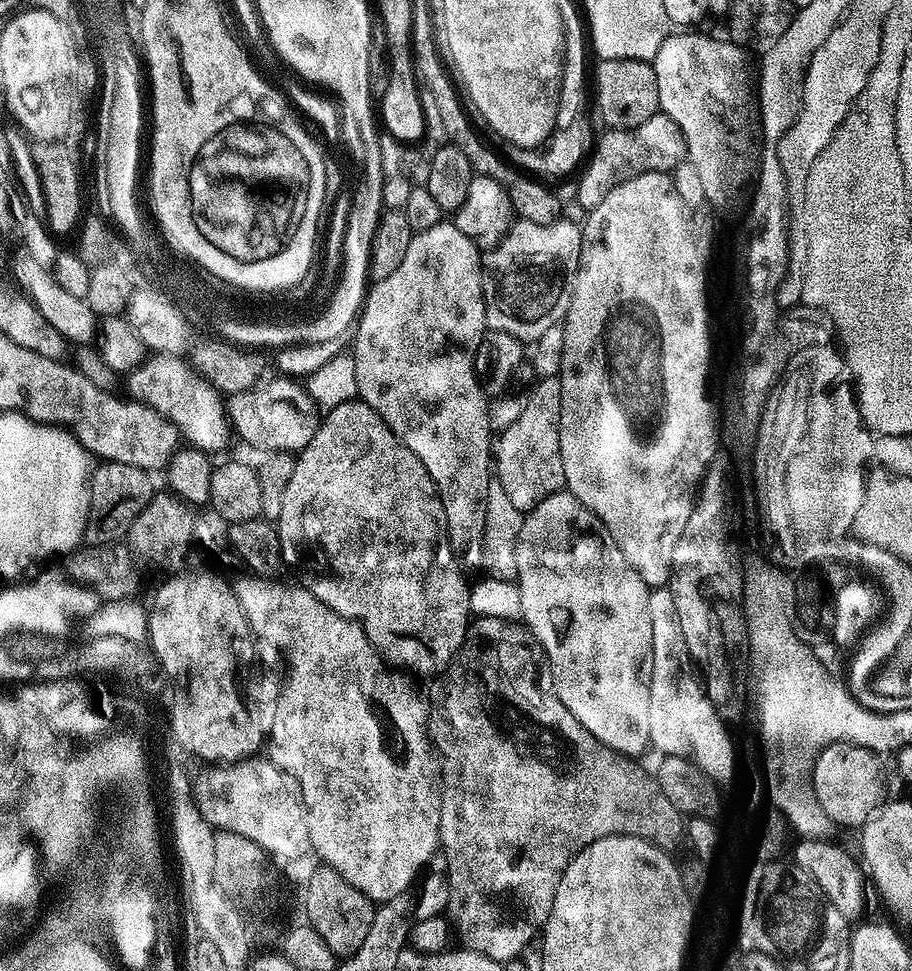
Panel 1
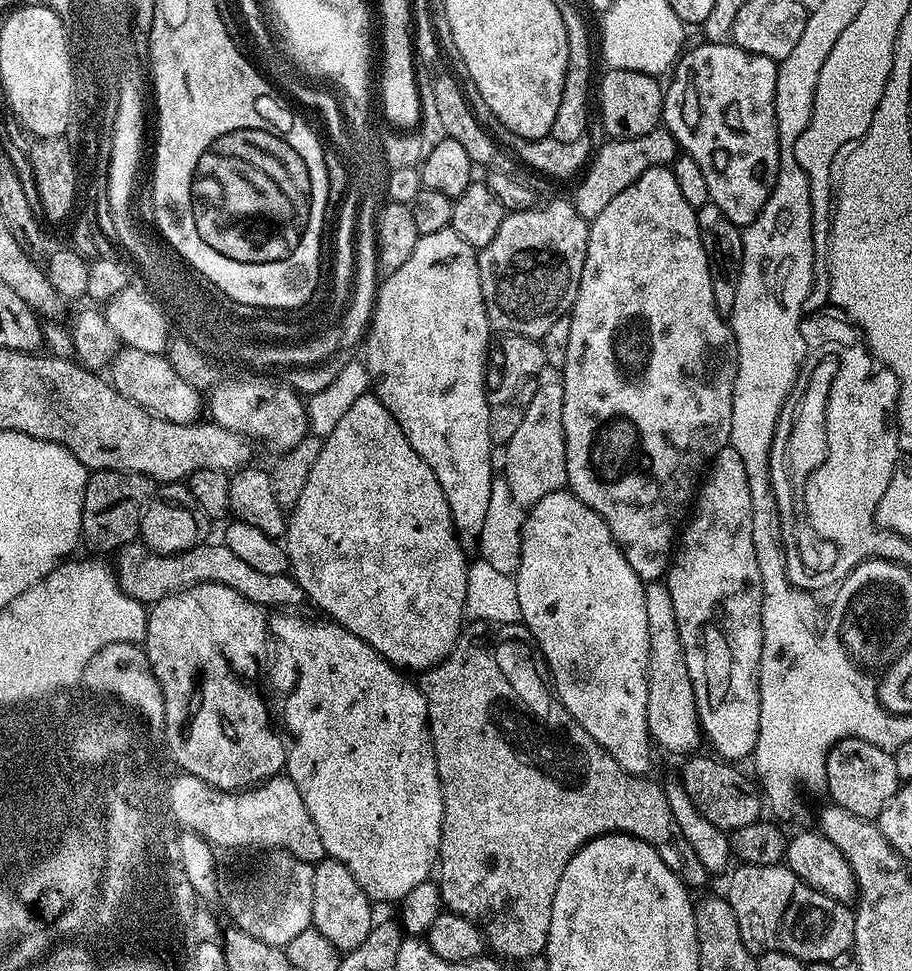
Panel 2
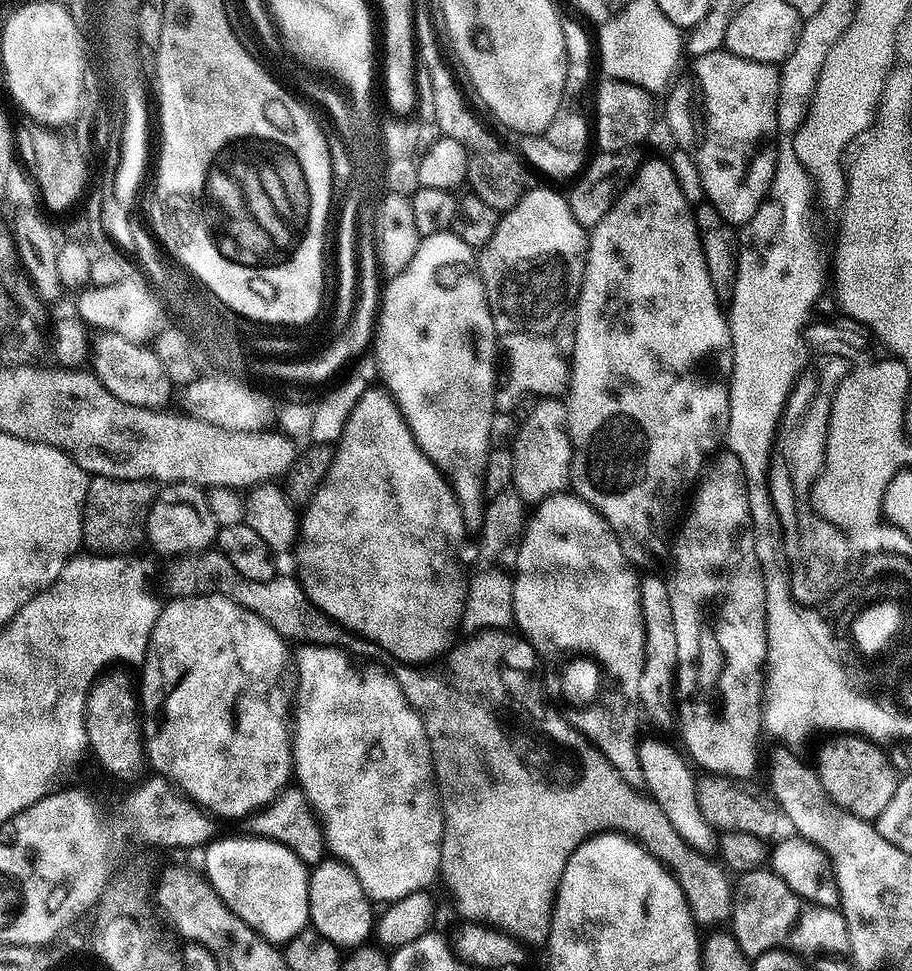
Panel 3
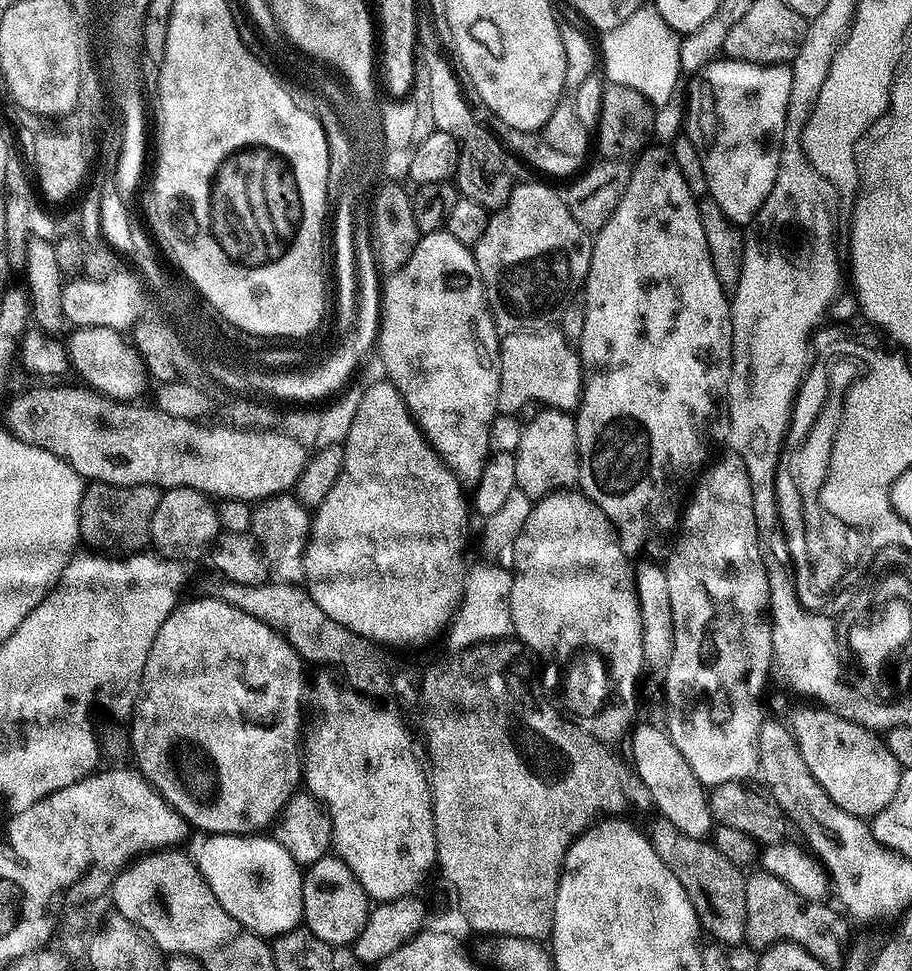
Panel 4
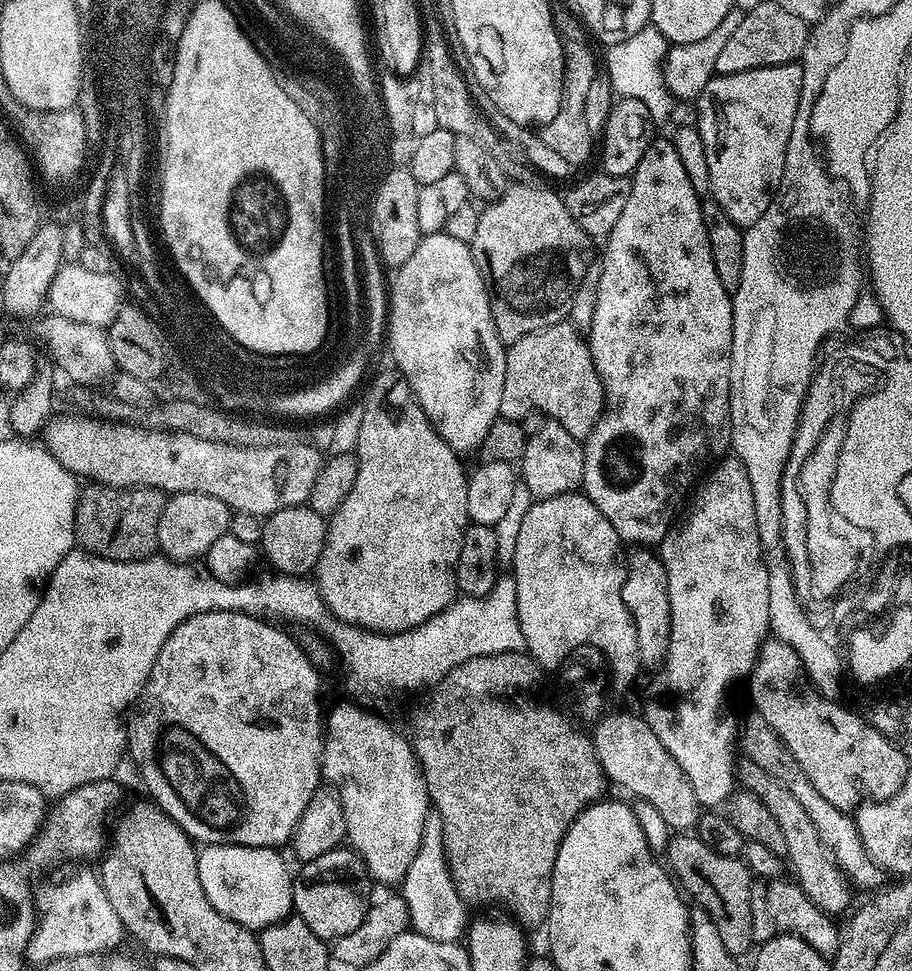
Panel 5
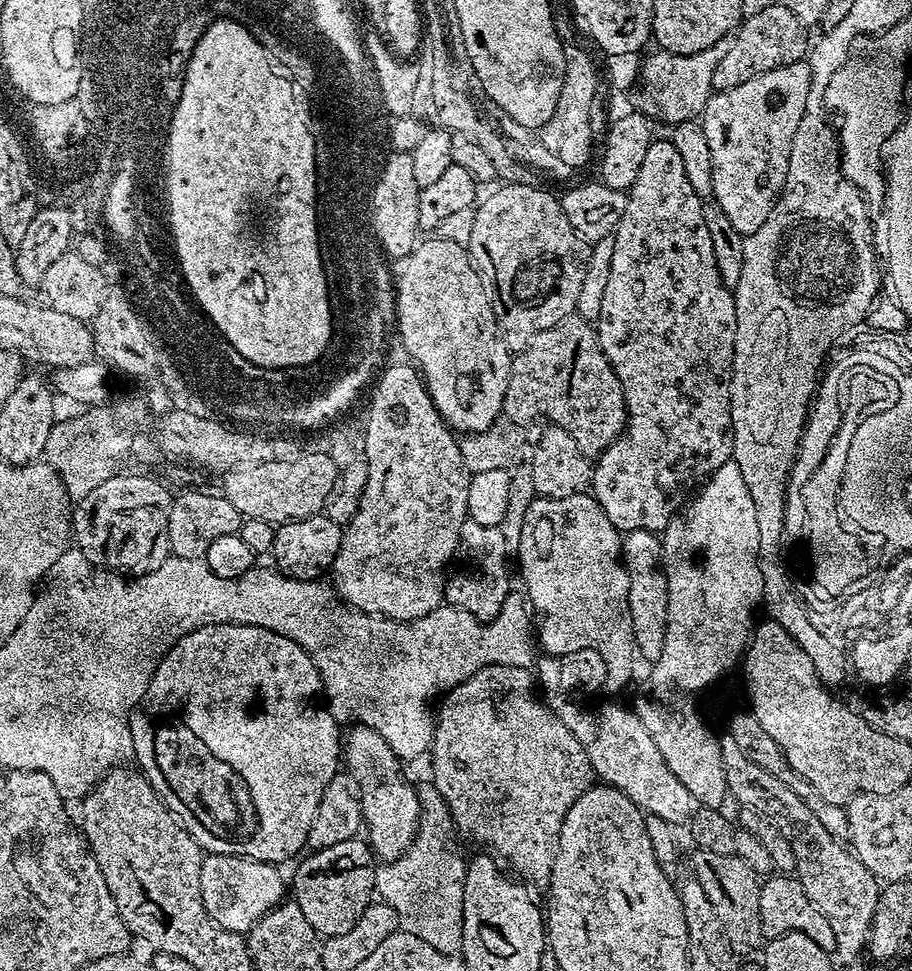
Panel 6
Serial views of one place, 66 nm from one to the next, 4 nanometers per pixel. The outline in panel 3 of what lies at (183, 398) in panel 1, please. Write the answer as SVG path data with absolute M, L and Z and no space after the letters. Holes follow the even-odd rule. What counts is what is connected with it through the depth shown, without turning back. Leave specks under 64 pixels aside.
M105 331L95 339L91 347L90 368L96 377L122 402L130 402L134 406L164 410L169 407L168 399L174 392L170 378L166 378L166 370L162 368L162 356L150 350L135 339L120 336L118 333Z

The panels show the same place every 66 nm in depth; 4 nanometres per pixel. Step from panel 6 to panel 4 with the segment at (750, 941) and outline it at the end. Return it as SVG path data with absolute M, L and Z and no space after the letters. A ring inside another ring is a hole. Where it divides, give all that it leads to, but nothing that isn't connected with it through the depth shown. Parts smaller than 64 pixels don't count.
M656 818L652 829L646 835L652 843L653 850L662 858L662 862L682 882L682 890L686 890L686 898L694 906L696 916L700 919L703 931L708 932L721 945L745 943L744 938L744 881L745 873L722 858L718 850L710 842L690 838L690 834L682 834L674 822Z

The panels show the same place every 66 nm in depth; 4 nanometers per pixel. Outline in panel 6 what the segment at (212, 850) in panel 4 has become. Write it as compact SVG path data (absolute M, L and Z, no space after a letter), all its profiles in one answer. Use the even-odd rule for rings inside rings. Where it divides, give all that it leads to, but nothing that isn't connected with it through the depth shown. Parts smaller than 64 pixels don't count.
M208 854L200 861L200 889L202 890L202 902L214 922L231 932L247 933L252 927L253 921L260 917L261 913L275 907L286 896L286 880L280 877L280 872L275 863L266 860L252 860L248 856L217 856Z

